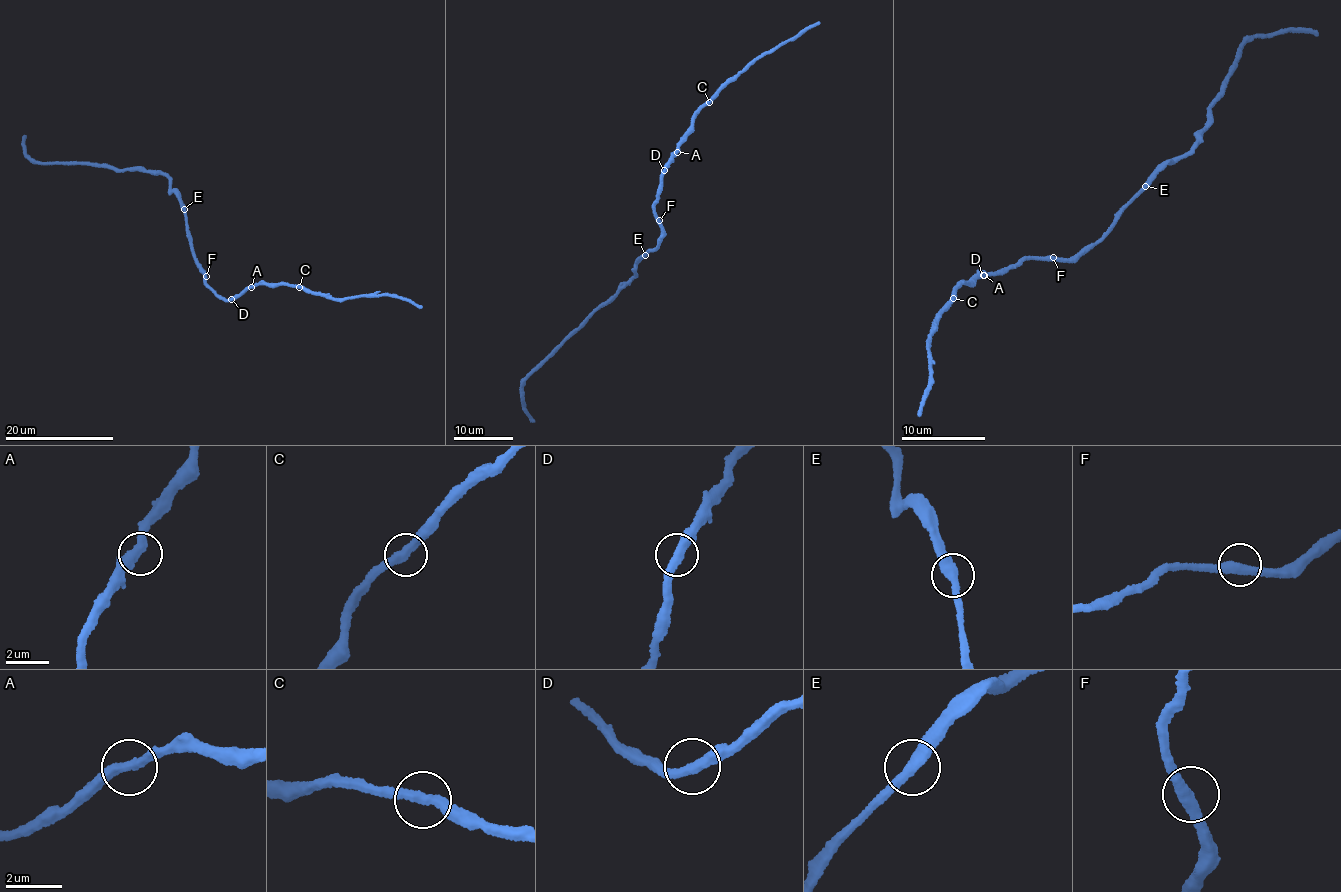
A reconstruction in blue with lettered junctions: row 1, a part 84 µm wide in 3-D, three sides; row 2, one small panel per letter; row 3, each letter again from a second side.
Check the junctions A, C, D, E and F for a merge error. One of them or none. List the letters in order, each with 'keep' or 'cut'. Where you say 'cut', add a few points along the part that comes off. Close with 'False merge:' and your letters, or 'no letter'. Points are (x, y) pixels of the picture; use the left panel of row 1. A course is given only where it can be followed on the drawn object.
A: keep
C: keep
D: keep
E: keep
F: keep
False merge: no letter

